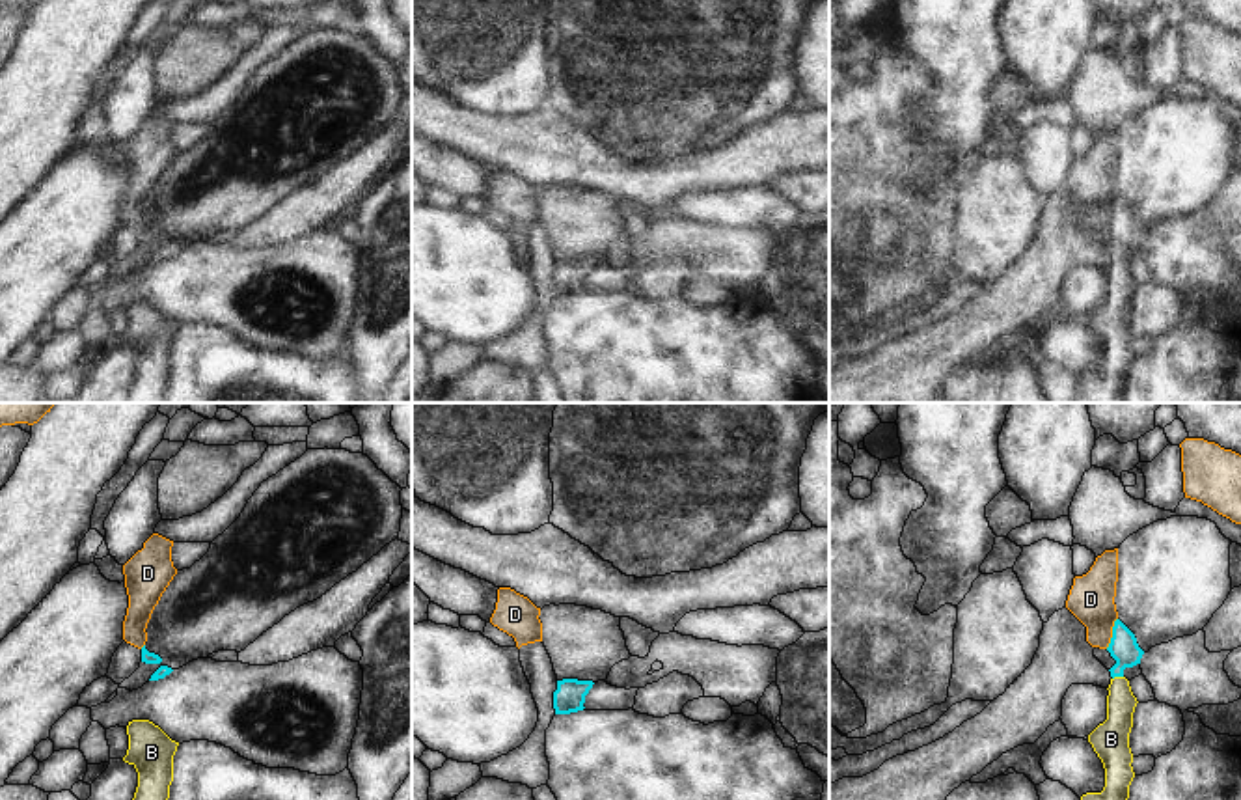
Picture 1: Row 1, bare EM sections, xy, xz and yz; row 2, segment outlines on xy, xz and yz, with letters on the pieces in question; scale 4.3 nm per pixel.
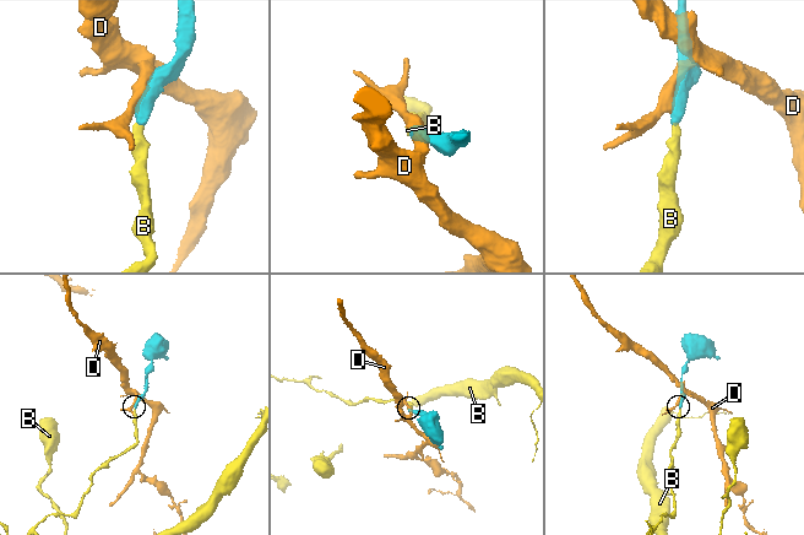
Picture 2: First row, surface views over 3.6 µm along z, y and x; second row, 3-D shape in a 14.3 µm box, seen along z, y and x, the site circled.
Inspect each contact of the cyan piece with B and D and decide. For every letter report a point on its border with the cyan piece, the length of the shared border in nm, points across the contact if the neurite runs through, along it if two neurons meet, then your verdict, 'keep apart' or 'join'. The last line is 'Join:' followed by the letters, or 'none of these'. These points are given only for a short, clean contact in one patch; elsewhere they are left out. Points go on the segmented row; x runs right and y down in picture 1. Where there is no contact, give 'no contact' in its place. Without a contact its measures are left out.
B: meets cyan in yz at (1117, 675); contact 50 nm long; runs through yz (1124, 649), (1117, 675), (1118, 726), (1113, 733); join
D: meets cyan in yz at (1113, 633); contact 140 nm long; keep apart
Join: B

